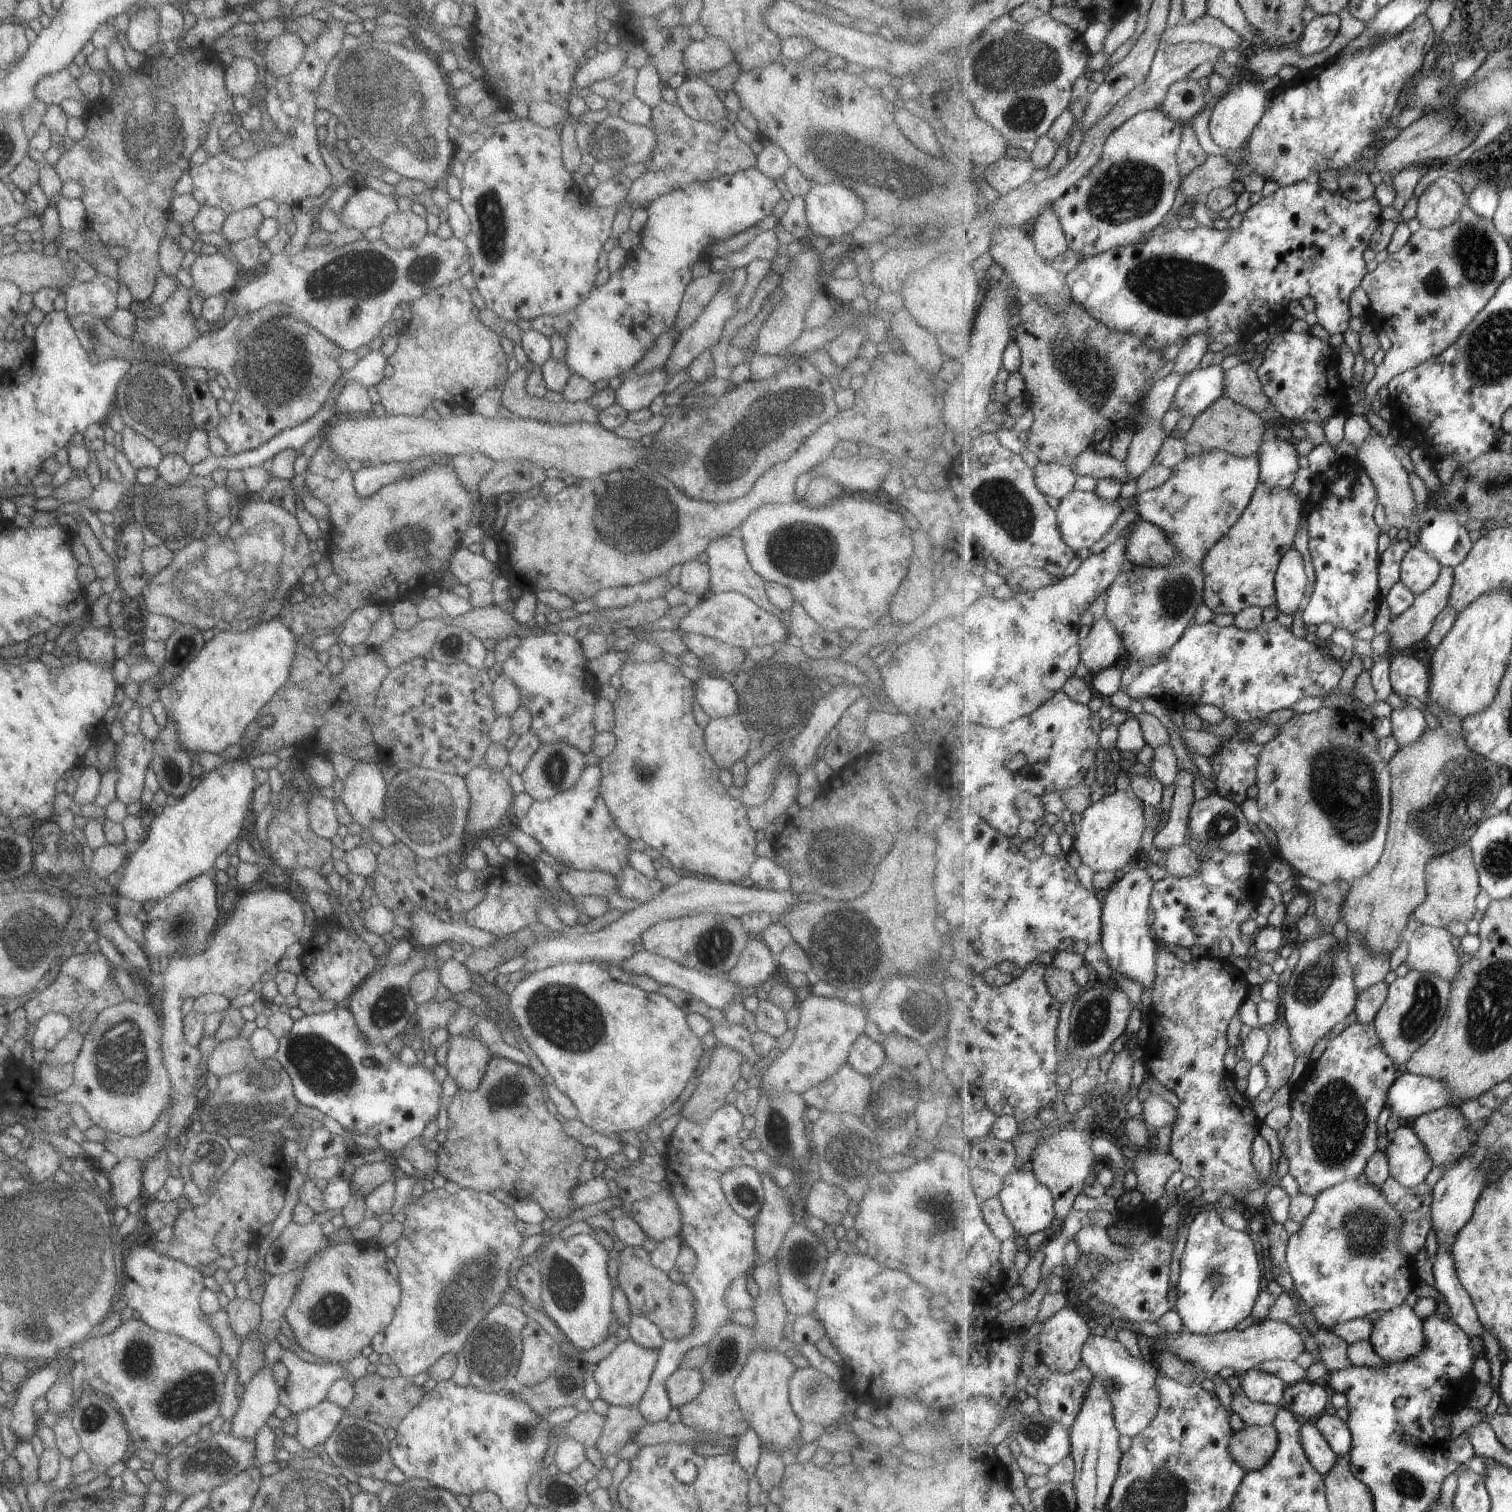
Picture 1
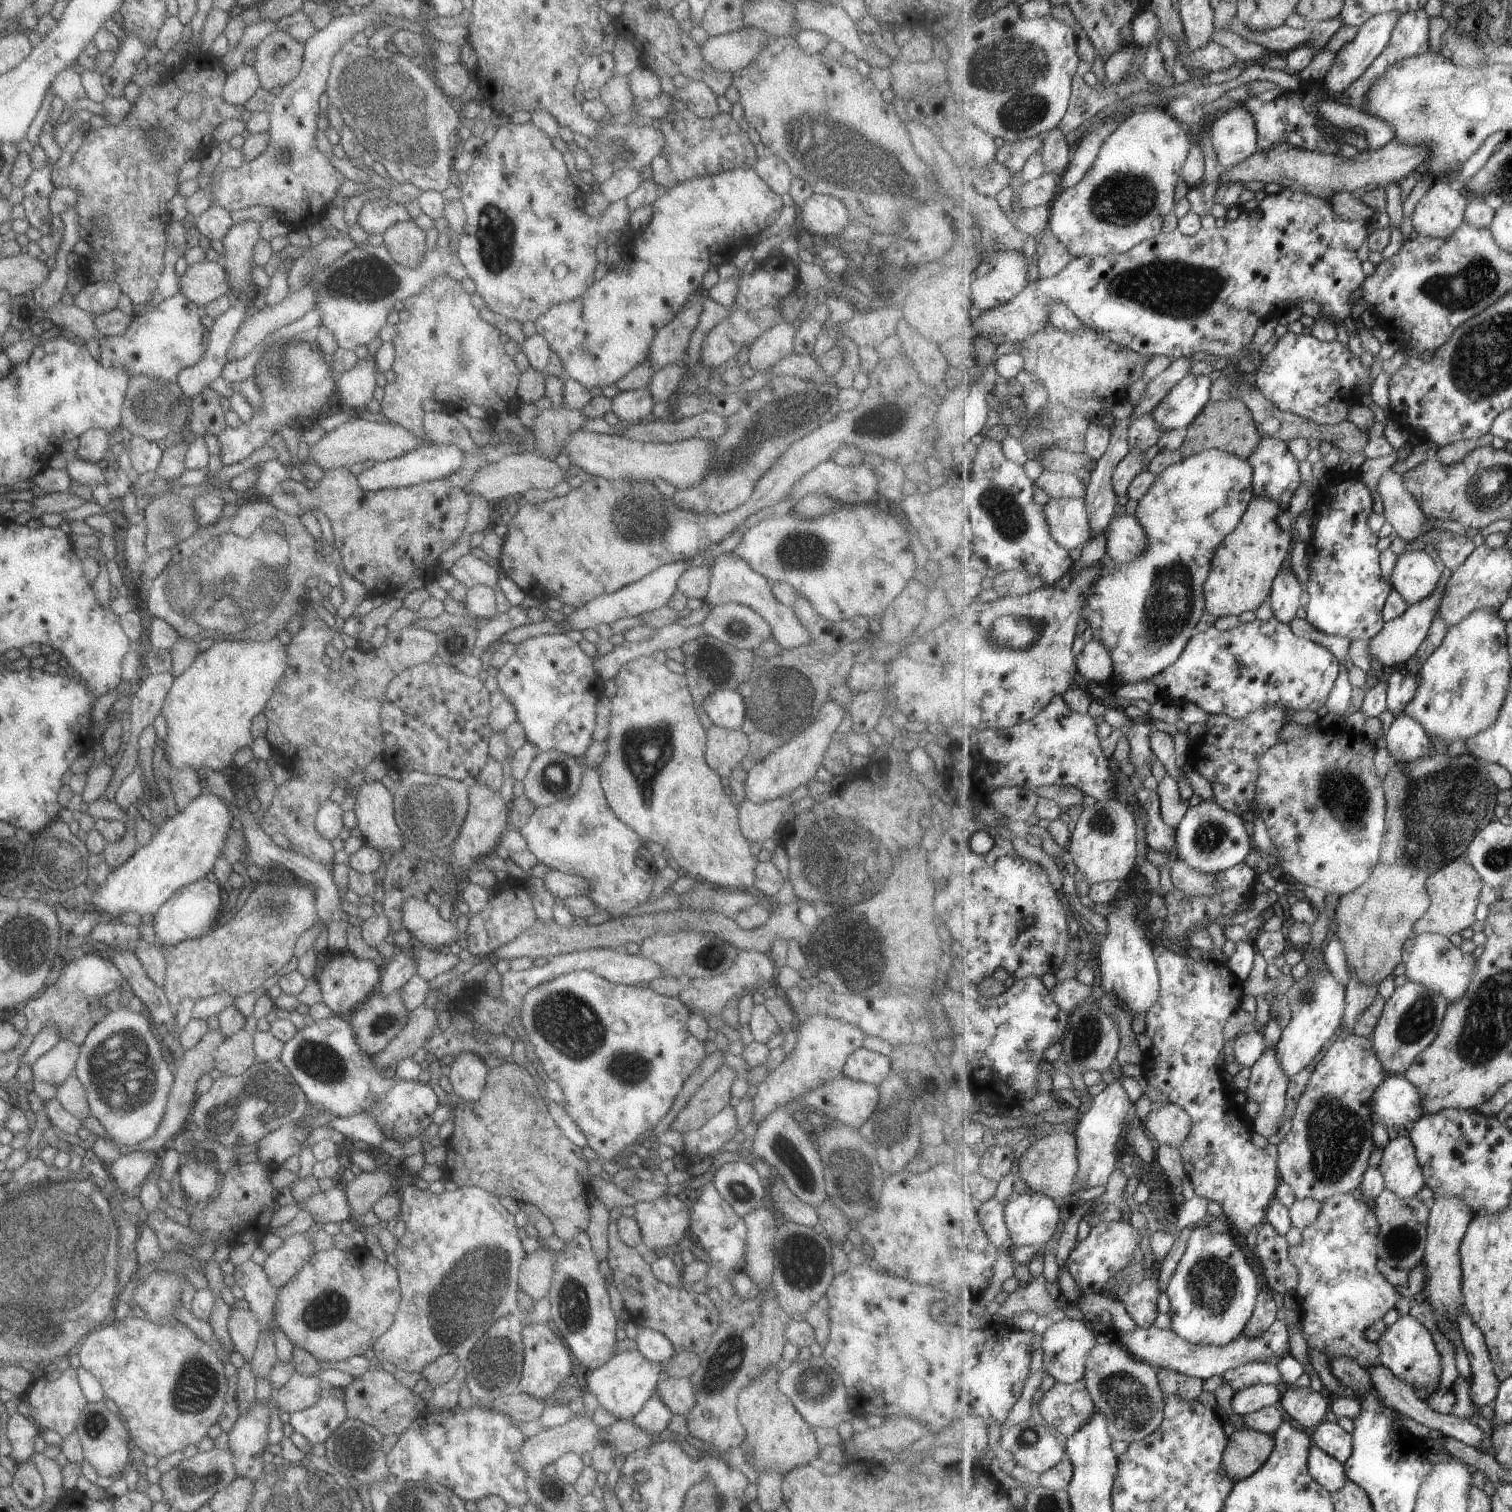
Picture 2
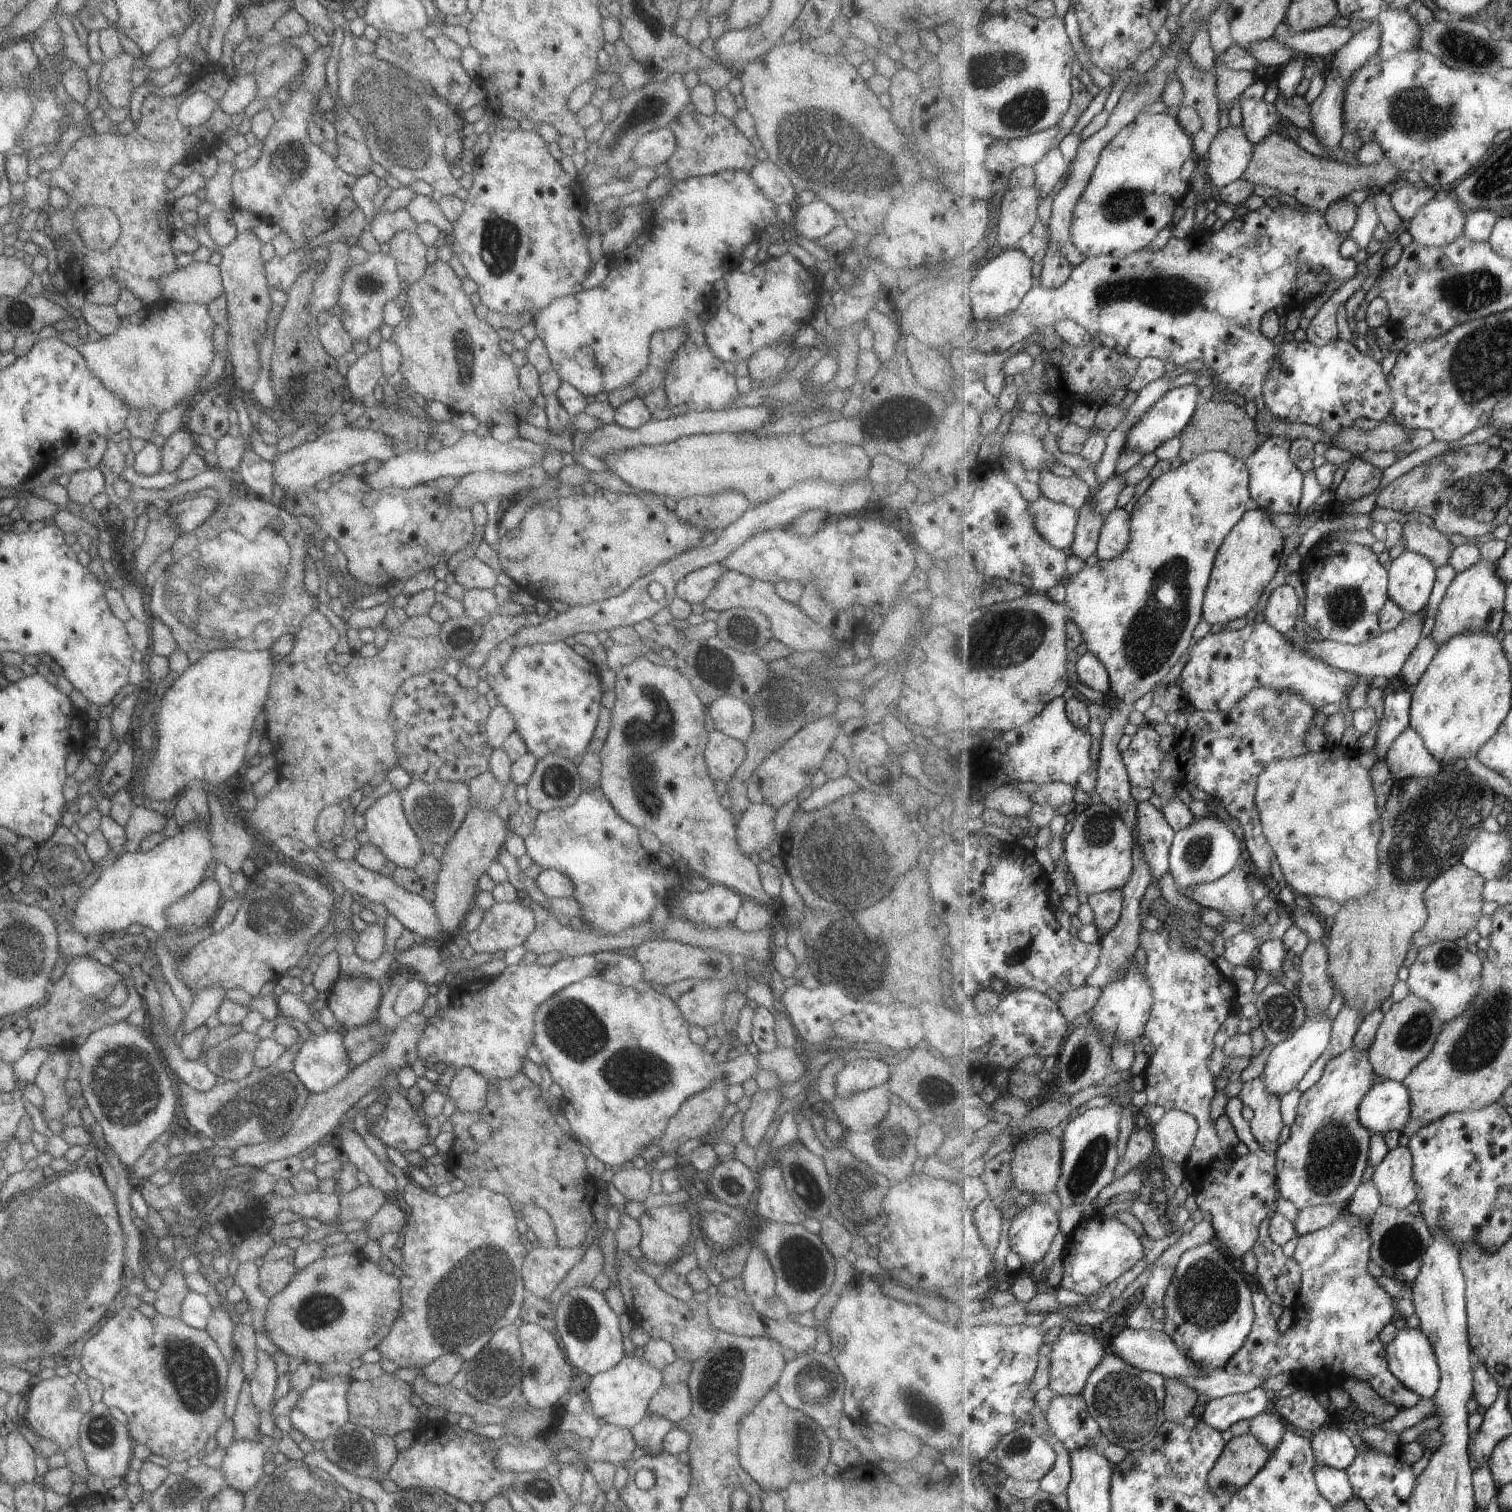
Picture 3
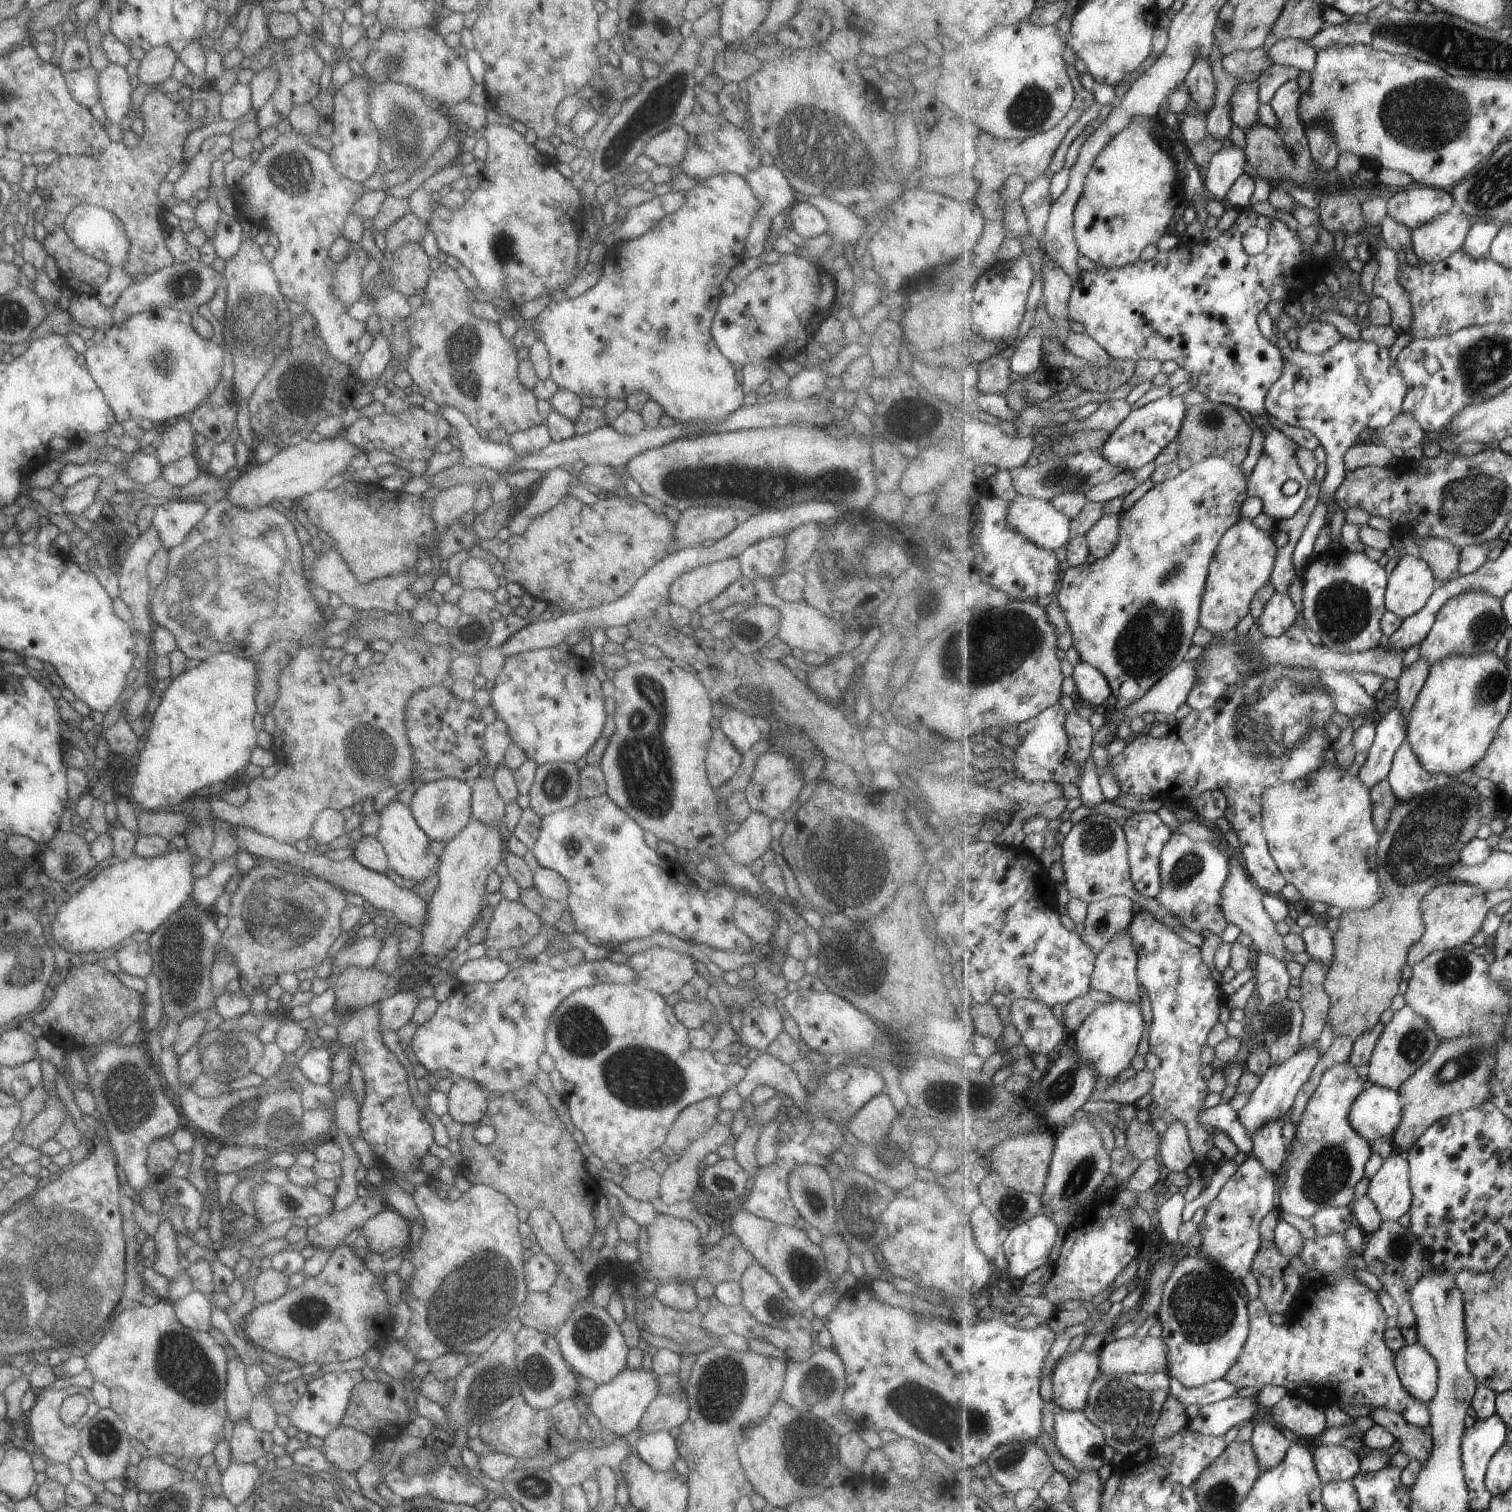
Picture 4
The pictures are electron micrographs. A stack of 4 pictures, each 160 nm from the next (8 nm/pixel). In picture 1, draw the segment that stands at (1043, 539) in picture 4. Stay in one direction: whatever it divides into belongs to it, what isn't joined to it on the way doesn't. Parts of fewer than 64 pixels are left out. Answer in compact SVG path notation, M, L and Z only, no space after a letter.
M1071 491L1066 497L1063 497L1061 504L1056 508L1059 528L1064 537L1064 541L1072 548L1081 550L1081 548L1093 548L1101 536L1109 532L1109 528L1117 522L1117 516L1121 516L1123 509L1119 508L1117 501L1109 502L1095 494L1095 491Z

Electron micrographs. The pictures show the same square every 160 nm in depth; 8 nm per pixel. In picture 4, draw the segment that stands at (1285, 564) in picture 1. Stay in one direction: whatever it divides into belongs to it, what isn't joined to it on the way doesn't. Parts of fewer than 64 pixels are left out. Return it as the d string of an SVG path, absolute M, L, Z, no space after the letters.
M1276 591L1266 604L1262 615L1255 620L1261 636L1281 637L1294 626L1299 610L1288 595Z

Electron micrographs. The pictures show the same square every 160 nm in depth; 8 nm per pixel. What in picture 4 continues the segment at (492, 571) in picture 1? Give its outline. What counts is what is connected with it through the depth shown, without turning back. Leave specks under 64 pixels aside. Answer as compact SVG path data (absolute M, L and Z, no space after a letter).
M469 557L463 560L455 582L463 590L480 589L493 593L498 588L497 577L491 571L489 564L479 558Z

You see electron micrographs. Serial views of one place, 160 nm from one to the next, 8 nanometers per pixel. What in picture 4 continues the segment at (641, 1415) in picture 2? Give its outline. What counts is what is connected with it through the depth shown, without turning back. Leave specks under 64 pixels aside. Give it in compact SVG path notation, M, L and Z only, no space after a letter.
M653 1430L641 1434L631 1448L638 1458L647 1464L651 1470L662 1472L673 1468L673 1463L679 1457L676 1452L676 1442L667 1430Z

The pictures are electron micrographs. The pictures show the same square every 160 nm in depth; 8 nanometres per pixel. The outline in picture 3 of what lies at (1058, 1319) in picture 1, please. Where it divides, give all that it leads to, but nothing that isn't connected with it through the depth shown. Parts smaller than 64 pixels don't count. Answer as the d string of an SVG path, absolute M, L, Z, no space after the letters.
M1072 1329L1069 1334L1064 1335L1062 1338L1057 1338L1052 1346L1052 1350L1049 1353L1049 1357L1052 1360L1049 1388L1057 1395L1081 1395L1092 1372L1100 1366L1104 1356L1107 1354L1103 1344L1095 1338L1094 1334L1083 1334L1083 1332Z

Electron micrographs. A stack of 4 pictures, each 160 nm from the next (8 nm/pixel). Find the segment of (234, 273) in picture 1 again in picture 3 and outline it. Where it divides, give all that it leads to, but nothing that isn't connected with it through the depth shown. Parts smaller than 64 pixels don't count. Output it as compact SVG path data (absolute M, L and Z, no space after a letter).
M191 261L157 280L161 299L206 305L222 292L219 269L207 261Z

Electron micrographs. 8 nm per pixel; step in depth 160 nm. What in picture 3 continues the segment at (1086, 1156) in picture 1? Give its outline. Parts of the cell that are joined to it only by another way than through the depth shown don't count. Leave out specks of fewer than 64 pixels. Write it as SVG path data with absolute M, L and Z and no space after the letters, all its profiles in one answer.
M1037 1132L1032 1138L1025 1137L1022 1140L1015 1141L1012 1146L1014 1148L1012 1164L1014 1186L1031 1194L1056 1192L1062 1175L1062 1160L1064 1158L1064 1141L1062 1137L1057 1138L1057 1136L1052 1136L1047 1132Z

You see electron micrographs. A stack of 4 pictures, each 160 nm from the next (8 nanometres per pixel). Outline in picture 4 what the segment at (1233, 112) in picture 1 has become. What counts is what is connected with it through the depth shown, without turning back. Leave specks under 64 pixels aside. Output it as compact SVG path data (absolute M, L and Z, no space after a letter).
M1234 143L1215 154L1204 176L1205 187L1210 197L1226 201L1233 184L1236 184L1237 180L1247 172L1243 170L1247 162L1245 150L1237 148Z

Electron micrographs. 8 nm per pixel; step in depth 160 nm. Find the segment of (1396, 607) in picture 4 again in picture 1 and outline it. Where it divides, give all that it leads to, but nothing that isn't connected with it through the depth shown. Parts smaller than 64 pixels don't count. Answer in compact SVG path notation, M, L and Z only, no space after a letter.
M1413 546L1402 560L1400 577L1416 595L1420 595L1437 582L1443 570L1437 557L1421 546Z

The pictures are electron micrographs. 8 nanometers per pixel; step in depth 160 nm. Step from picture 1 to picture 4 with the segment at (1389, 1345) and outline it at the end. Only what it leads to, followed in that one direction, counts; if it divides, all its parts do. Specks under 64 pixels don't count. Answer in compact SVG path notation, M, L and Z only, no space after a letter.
M1416 1341L1395 1353L1395 1364L1404 1388L1421 1402L1429 1404L1438 1392L1440 1370L1435 1357Z

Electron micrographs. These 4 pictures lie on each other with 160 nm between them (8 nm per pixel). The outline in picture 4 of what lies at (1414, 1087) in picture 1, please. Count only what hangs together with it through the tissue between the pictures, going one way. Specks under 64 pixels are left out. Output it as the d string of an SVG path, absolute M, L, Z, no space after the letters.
M1368 1083L1366 1090L1355 1100L1349 1120L1353 1128L1357 1130L1368 1142L1373 1143L1383 1136L1391 1138L1400 1128L1404 1112L1403 1096L1397 1090Z

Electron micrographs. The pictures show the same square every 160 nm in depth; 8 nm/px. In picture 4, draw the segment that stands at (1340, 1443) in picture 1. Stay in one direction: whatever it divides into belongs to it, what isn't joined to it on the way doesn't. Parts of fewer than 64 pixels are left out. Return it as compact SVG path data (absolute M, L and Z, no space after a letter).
M1316 1443L1313 1454L1322 1482L1353 1481L1353 1478L1361 1472L1359 1456L1343 1446Z

